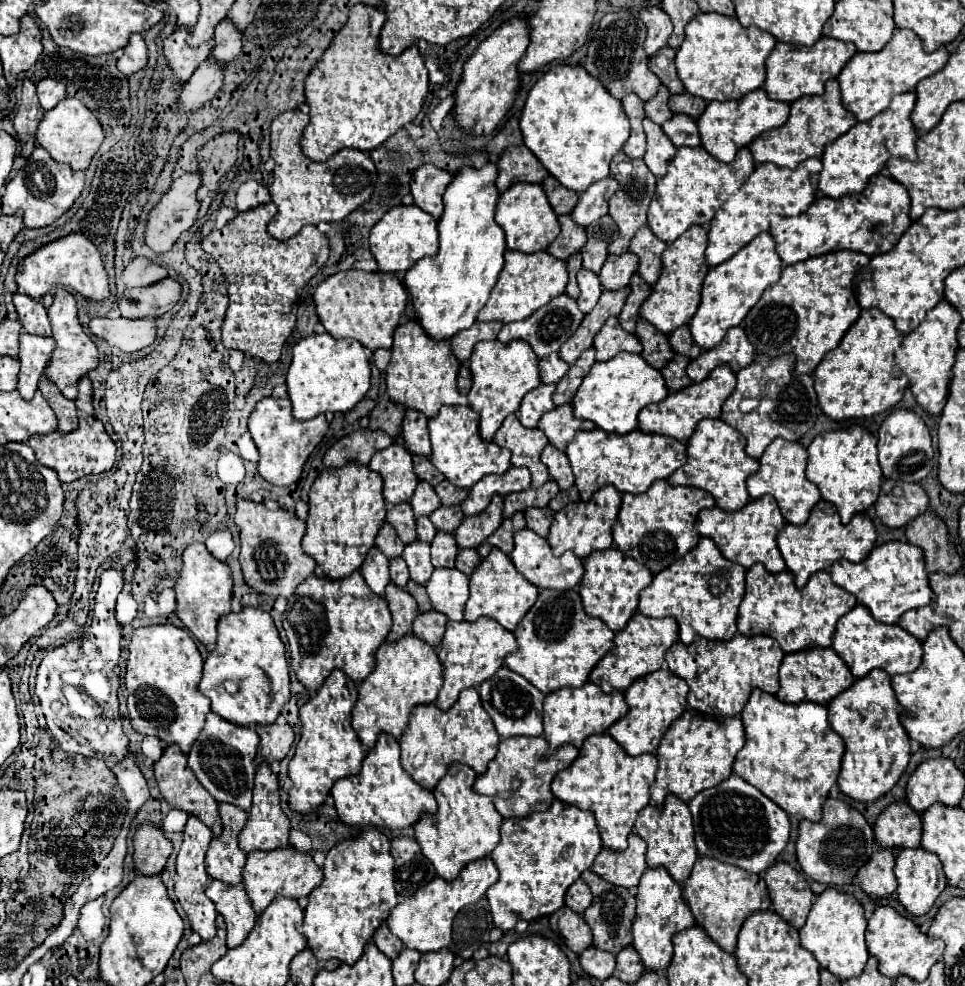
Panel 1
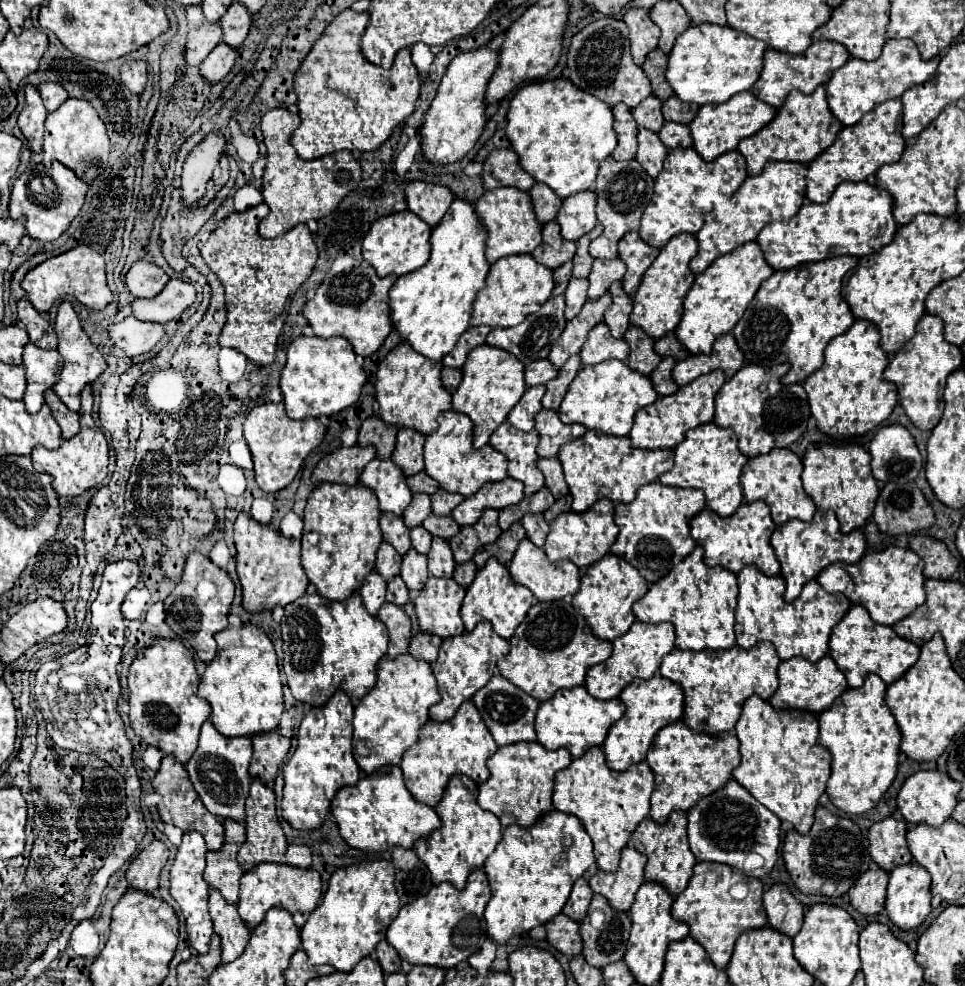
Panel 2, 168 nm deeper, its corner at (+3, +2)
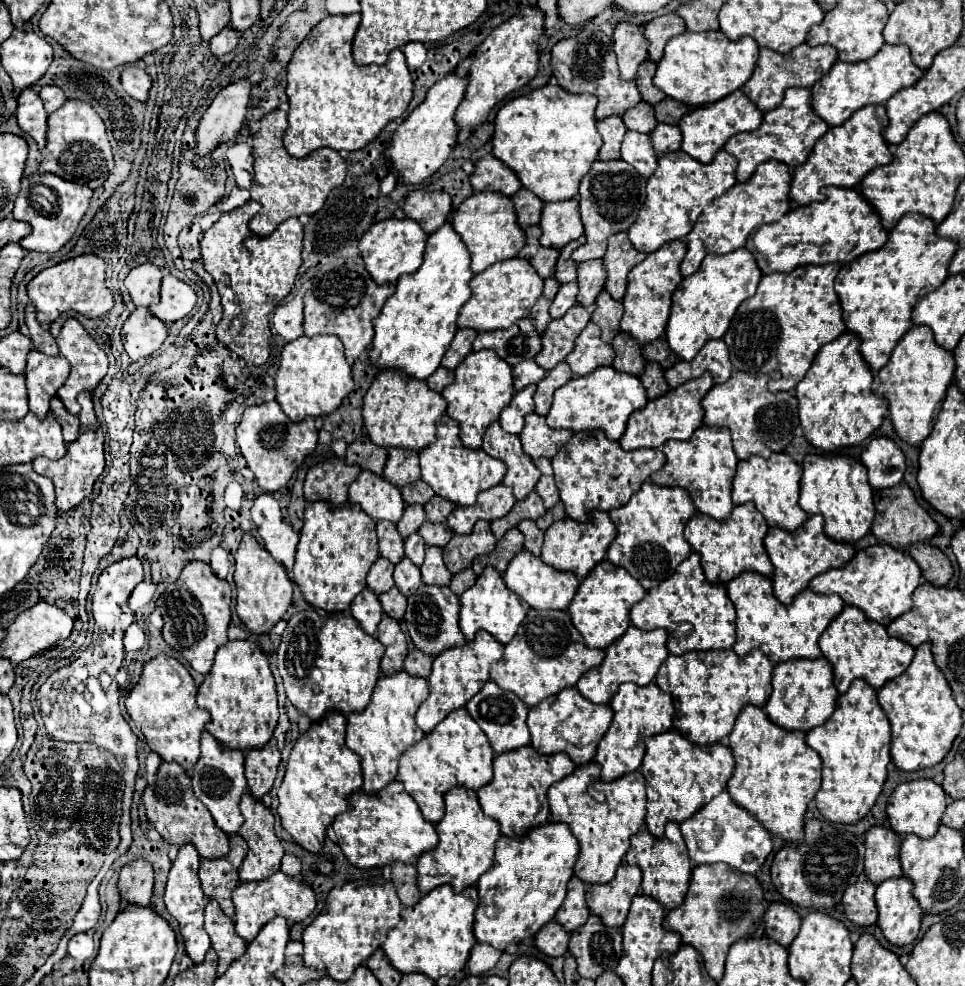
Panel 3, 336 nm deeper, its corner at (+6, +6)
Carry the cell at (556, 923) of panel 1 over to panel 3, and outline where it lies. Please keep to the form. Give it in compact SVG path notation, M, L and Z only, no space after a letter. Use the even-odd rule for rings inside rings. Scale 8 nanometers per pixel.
M550 921L534 935L534 945L544 955L562 957L568 951L568 939L570 939L570 935L556 921Z

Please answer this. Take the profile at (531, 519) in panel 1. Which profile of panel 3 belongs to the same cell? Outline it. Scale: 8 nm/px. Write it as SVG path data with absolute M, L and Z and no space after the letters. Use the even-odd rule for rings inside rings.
M524 521L518 525L518 529L524 535L524 549L530 551L534 557L540 557L540 549L542 549L542 541L544 541L544 533L536 527L534 521Z

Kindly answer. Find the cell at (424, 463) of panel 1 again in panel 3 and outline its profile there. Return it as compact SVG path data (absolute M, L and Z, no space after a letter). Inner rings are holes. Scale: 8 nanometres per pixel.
M416 481L416 483L412 483L412 487L404 487L404 489L402 489L402 499L404 499L406 505L412 505L412 503L426 505L432 497L434 497L432 487L428 487L428 485L422 483L422 481Z

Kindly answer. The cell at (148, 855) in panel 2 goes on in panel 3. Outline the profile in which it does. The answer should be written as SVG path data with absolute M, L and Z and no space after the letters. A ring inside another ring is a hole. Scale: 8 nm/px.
M136 859L120 871L118 893L124 903L150 907L152 885L154 885L154 873L152 865L146 859Z

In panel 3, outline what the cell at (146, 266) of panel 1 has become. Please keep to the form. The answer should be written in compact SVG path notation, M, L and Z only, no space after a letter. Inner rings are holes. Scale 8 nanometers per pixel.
M152 263L138 265L128 273L124 285L136 307L150 307L160 301L160 279L162 269Z

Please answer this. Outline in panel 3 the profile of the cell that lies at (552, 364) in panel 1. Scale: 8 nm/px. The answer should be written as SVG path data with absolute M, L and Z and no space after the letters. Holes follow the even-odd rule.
M524 361L524 363L518 363L514 367L514 389L520 391L524 389L526 385L530 383L538 383L544 379L544 369L542 367L536 367L534 361Z

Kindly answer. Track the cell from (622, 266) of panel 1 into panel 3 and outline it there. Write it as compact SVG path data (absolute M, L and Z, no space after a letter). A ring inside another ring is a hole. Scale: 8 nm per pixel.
M600 259L594 261L582 261L578 263L578 305L588 307L594 303L596 295L602 291L604 287L604 265L600 263Z

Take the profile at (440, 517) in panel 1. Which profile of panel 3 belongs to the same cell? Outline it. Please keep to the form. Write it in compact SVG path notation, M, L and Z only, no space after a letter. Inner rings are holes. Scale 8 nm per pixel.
M426 521L426 523L420 527L418 533L422 535L422 539L424 539L424 543L426 543L428 547L444 547L444 545L452 539L452 531L448 531L448 527L446 527L444 523L434 525L434 523L428 523L428 521Z

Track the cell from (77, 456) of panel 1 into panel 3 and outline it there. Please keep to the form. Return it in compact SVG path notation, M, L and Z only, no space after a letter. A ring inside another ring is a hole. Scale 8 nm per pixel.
M80 393L78 395L78 401L82 405L82 411L80 411L80 435L74 443L68 445L68 453L64 459L58 459L58 461L50 461L50 459L44 459L44 457L36 457L34 459L34 471L44 475L44 477L50 477L56 485L56 507L58 511L66 513L70 509L76 509L90 493L92 493L92 487L96 483L96 479L100 477L100 473L104 471L104 435L100 431L100 423L94 415L94 405L92 405L92 395L90 393Z

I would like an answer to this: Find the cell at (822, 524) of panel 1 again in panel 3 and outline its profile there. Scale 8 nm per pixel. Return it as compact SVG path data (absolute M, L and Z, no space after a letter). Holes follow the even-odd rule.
M810 515L802 527L798 527L796 533L788 533L780 527L768 529L764 537L764 549L774 565L772 585L774 595L780 603L790 605L792 599L804 591L812 577L828 571L828 569L840 569L854 557L854 547L848 543L836 543L824 535L824 519L820 515Z

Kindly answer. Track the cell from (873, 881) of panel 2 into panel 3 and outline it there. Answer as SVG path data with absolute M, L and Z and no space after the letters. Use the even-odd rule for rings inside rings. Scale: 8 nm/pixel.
M864 879L844 891L842 905L844 905L844 915L848 921L860 927L876 923L878 915L876 915L876 903L874 903L874 889L876 885Z

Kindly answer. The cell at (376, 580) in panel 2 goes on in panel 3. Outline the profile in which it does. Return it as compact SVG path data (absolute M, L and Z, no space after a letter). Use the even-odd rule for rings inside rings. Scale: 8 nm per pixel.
M368 589L360 591L356 595L356 599L352 601L350 613L364 633L368 633L368 635L376 633L378 623L382 619L382 607L380 607L378 597L372 595L372 591L368 591Z

